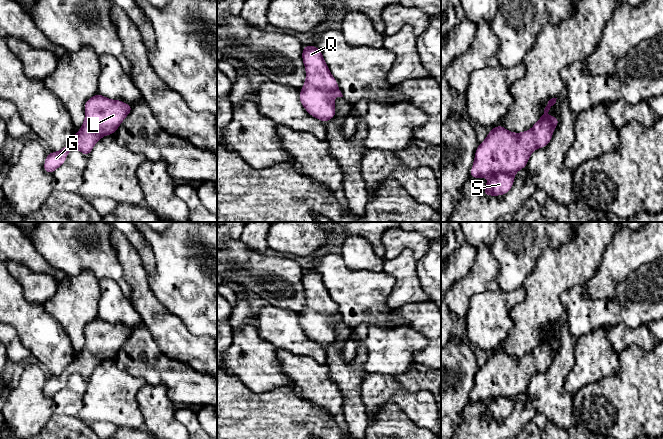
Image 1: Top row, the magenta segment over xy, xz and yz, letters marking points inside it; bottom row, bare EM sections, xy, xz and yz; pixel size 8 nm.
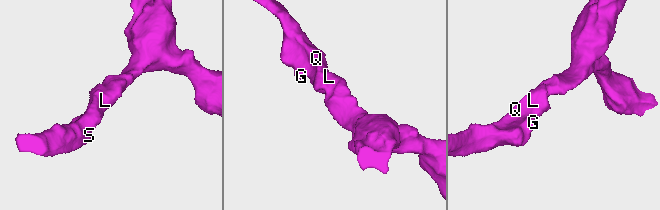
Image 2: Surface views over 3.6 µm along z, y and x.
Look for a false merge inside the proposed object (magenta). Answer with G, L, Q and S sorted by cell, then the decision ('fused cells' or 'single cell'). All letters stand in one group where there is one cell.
G L Q S; single cell

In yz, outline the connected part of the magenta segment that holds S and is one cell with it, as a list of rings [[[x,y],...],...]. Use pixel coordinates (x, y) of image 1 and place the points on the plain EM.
[[[556,323],[548,325],[544,337],[531,354],[514,357],[498,349],[489,354],[486,363],[479,367],[470,402],[490,401],[483,415],[485,420],[508,417],[513,410],[515,397],[527,390],[530,379],[551,366],[559,344],[557,339],[548,341],[547,338]]]

